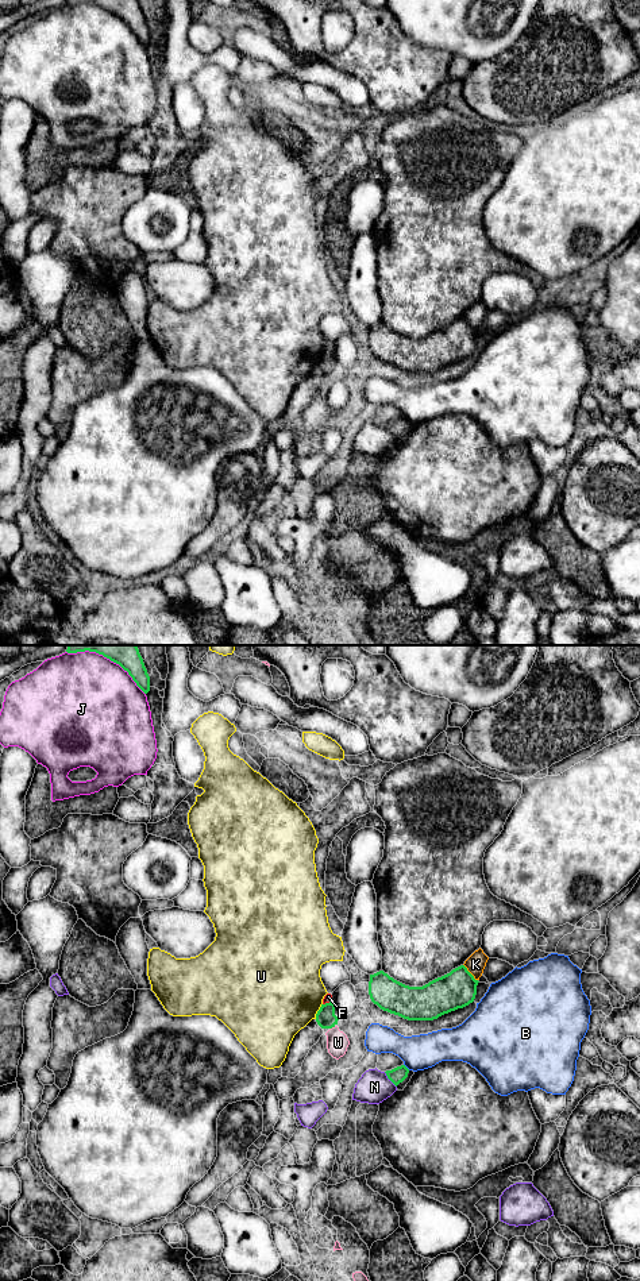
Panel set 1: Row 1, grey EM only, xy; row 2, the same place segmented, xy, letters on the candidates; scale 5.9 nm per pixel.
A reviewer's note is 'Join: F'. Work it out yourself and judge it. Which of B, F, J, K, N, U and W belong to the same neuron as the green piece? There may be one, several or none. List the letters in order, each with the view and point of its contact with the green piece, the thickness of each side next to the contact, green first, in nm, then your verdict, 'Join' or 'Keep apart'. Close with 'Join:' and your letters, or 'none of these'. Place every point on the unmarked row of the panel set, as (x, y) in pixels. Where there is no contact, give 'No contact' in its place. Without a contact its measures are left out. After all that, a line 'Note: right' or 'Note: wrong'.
B: Touches green at xy (405, 419). Thickness 90 nm (green) against 200 nm. Keep apart
F: Touches green at xy (327, 355). Thickness 120 nm (green) against 50 nm. Keep apart
J: Touches green at xy (108, 10). Thickness 140 nm (green) against 480 nm. Keep apart
K: Touches green at xy (469, 324). Thickness 220 nm (green) against 120 nm. Keep apart
N: Touches green at xy (389, 431). Thickness 90 nm (green) against 200 nm. Keep apart
U: Touches green at xy (317, 363). Thickness 120 nm (green) against 500 nm. Keep apart
W: Touches green at xy (332, 378). Thickness 120 nm (green) against 130 nm. Keep apart
Join: none of these
Note: wrong

